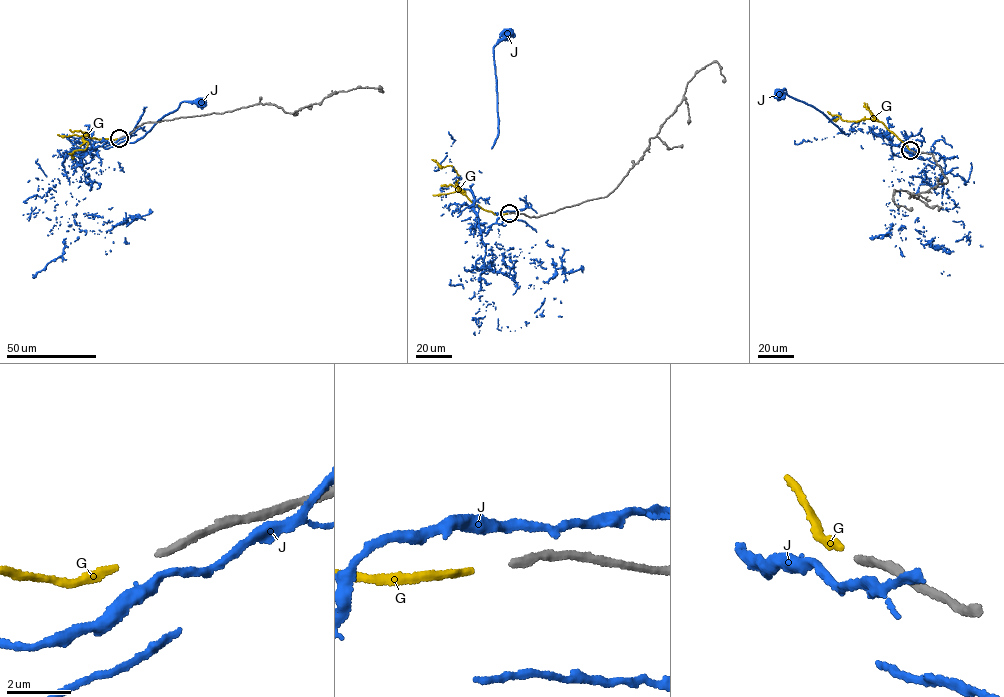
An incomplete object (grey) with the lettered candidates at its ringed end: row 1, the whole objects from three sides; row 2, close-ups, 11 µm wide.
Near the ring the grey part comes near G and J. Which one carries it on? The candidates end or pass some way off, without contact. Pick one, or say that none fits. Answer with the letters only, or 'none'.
G

